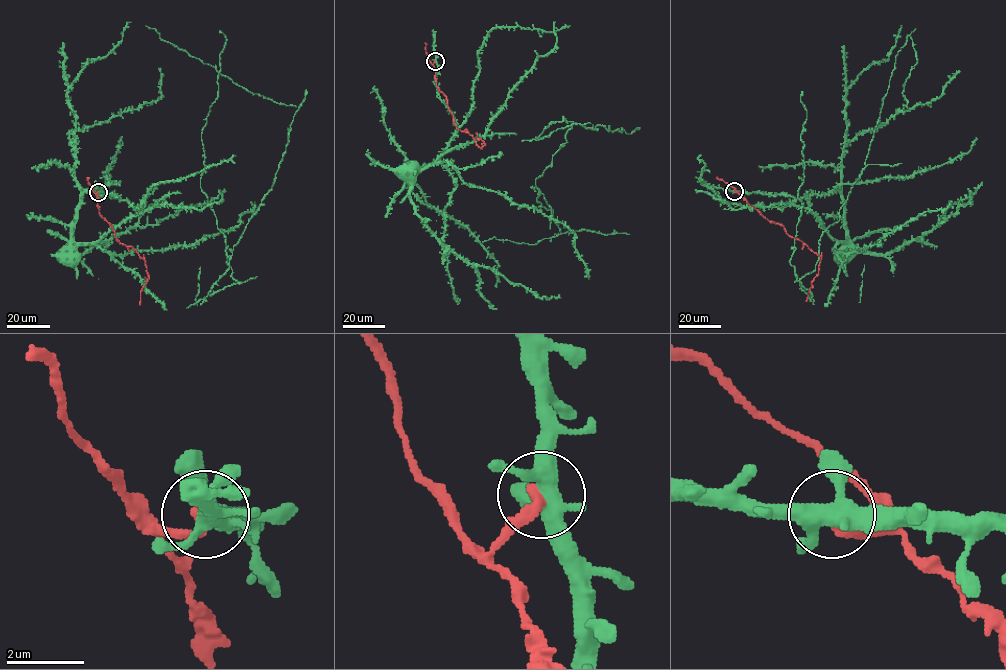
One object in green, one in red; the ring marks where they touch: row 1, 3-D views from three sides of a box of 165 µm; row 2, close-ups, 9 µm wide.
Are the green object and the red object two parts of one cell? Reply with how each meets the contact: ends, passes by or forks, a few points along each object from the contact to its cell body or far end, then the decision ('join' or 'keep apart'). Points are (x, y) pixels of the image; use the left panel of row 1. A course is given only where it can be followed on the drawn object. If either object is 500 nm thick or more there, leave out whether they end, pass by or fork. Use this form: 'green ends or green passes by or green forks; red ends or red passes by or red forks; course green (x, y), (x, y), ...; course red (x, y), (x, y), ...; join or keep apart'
green forks; red ends; course green (98, 192), (119, 198), (99, 191), (83, 193), (73, 238), (67, 246), (69, 254); course red (98, 192), (99, 213), (110, 224), (116, 239), (144, 259), (148, 278), (140, 291), (140, 304); keep apart

